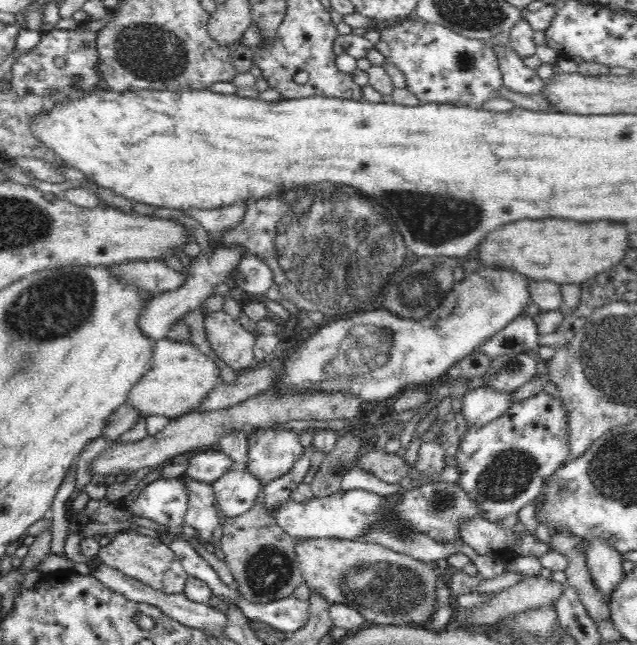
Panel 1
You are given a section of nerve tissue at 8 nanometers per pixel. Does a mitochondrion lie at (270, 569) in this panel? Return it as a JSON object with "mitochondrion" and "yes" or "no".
{"mitochondrion":"yes"}

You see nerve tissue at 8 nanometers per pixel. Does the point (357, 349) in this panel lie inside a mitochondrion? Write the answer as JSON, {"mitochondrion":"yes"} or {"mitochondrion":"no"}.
{"mitochondrion":"yes"}

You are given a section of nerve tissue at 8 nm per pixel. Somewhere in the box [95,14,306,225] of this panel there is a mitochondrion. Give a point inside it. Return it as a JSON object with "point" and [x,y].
{"point":[147,51]}

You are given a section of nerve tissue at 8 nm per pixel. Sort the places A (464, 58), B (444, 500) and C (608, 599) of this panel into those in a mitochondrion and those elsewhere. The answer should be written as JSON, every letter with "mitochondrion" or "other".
{"A":"mitochondrion","B":"mitochondrion","C":"other"}

